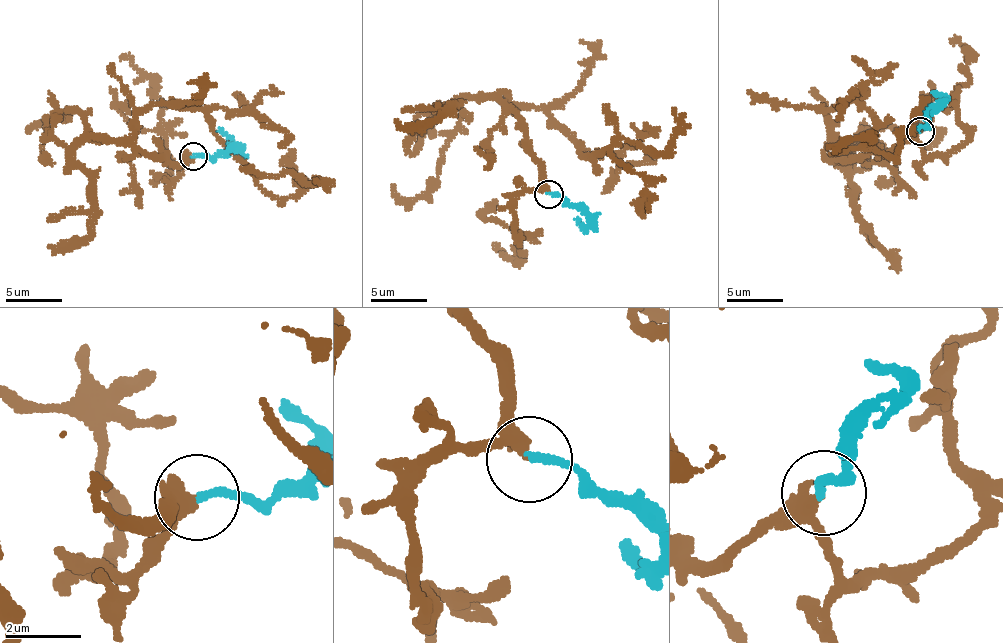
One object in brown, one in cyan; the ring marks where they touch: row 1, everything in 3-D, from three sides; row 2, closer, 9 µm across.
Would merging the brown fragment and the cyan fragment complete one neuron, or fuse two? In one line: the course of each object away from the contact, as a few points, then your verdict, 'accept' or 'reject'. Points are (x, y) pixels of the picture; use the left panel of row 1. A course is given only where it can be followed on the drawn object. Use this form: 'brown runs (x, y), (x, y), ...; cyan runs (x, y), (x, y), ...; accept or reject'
brown runs (194, 157), (135, 148), (133, 119), (153, 105), (201, 110), (287, 199), (299, 182), (290, 151); cyan runs (194, 157), (215, 158), (234, 148), (233, 142), (219, 128); accept

